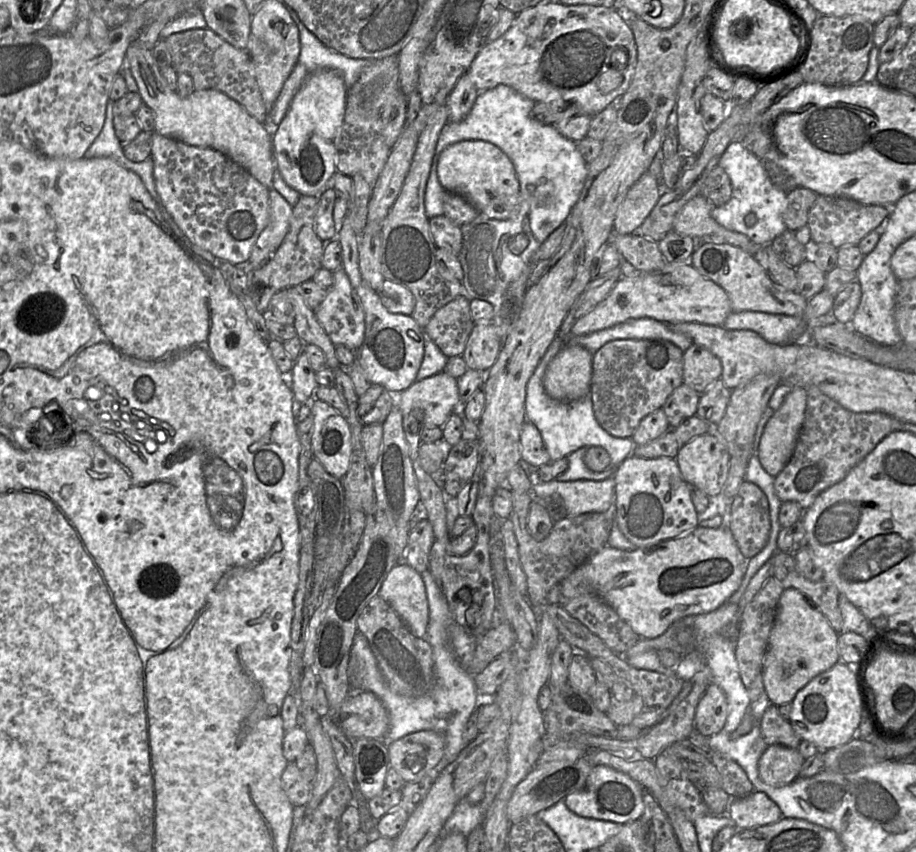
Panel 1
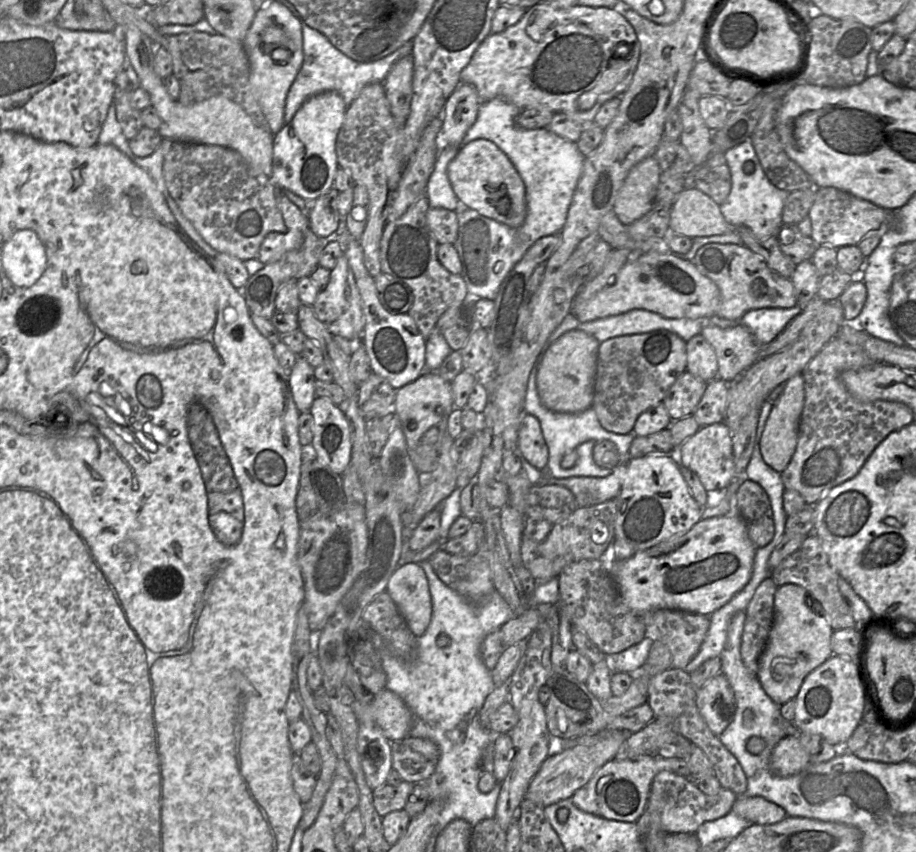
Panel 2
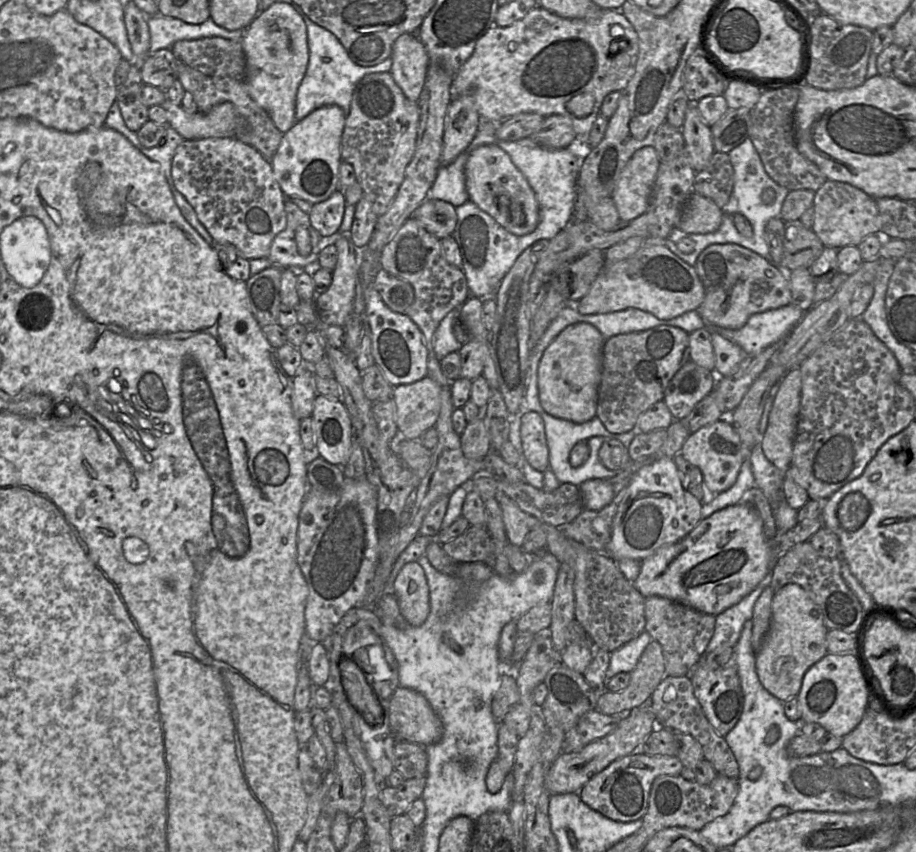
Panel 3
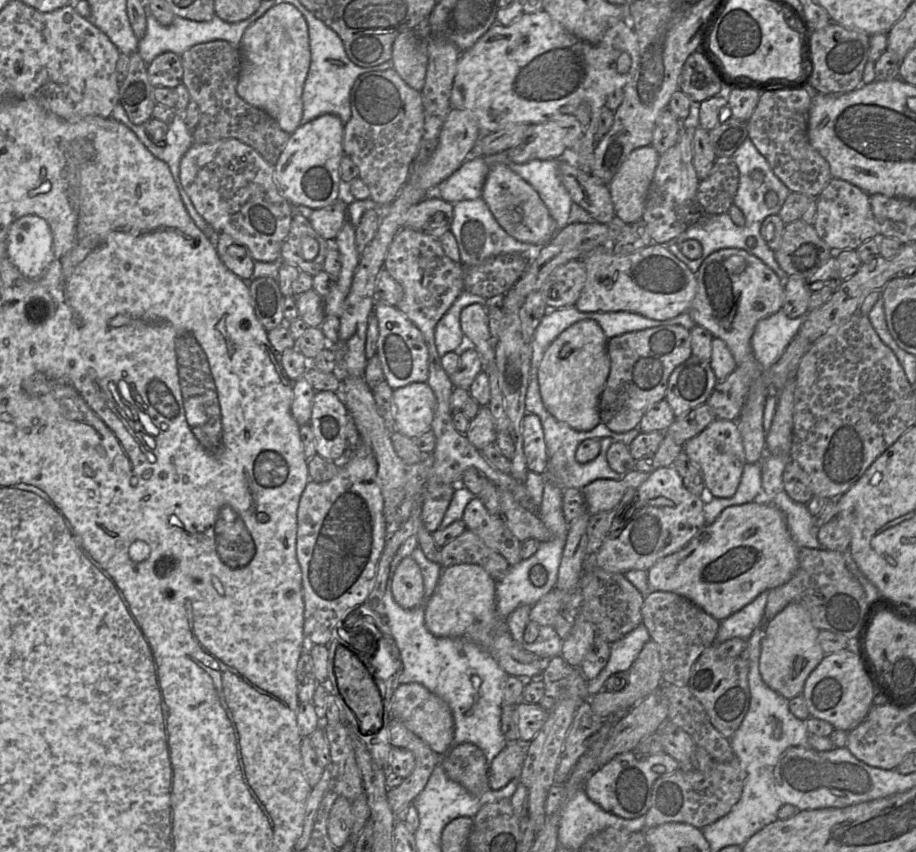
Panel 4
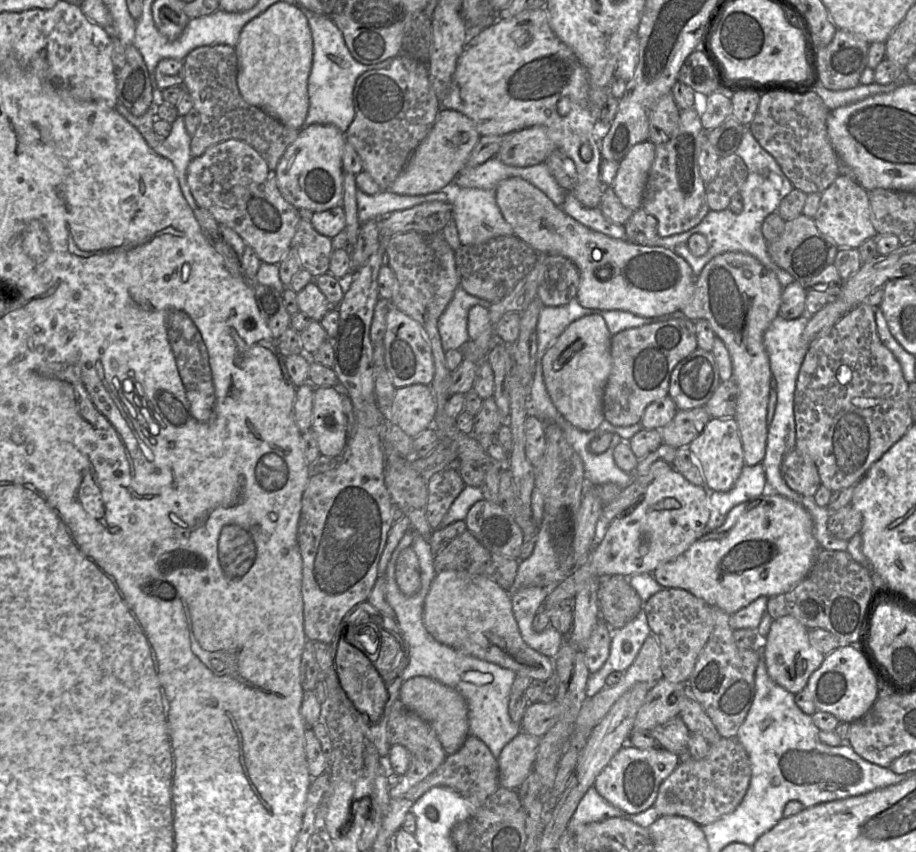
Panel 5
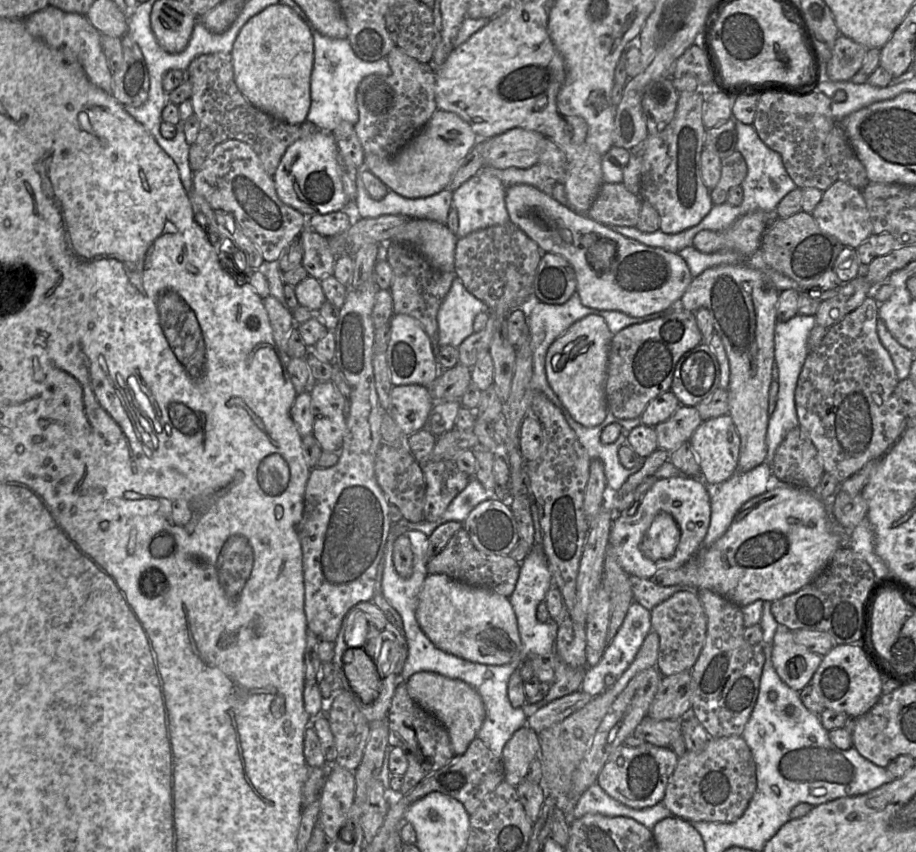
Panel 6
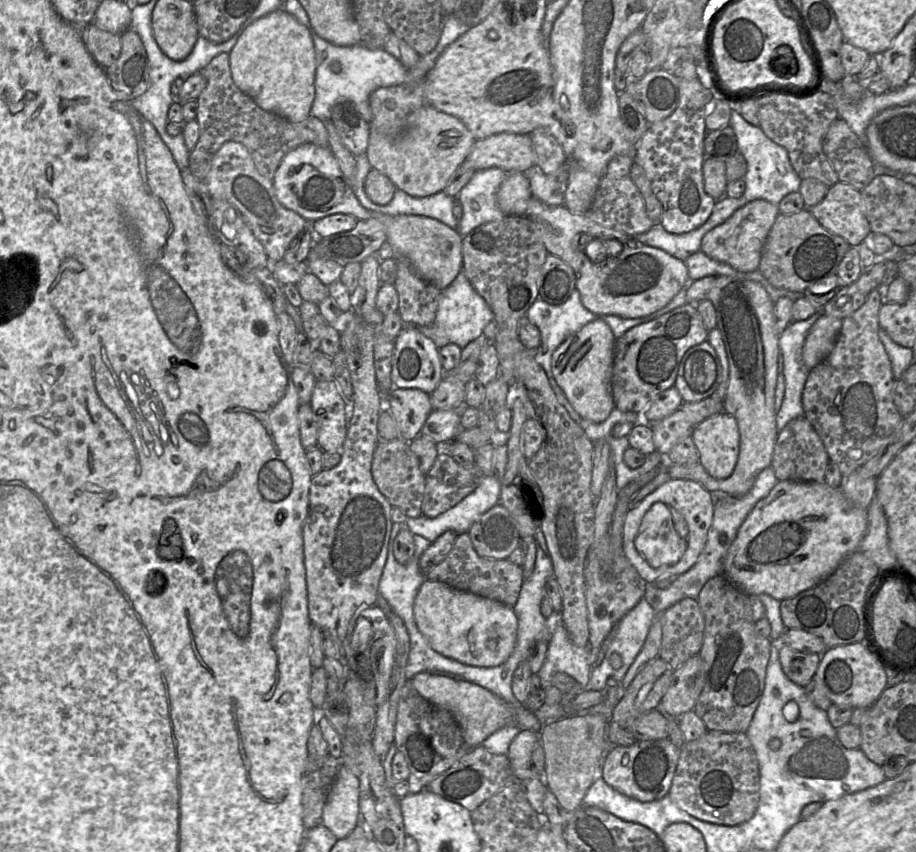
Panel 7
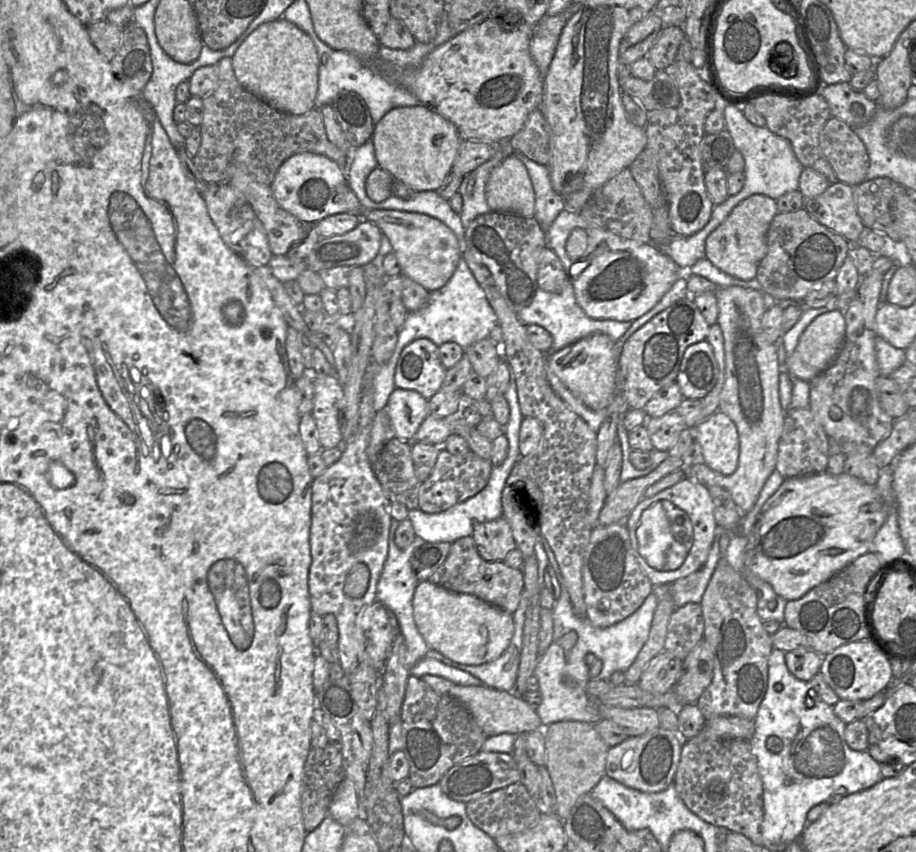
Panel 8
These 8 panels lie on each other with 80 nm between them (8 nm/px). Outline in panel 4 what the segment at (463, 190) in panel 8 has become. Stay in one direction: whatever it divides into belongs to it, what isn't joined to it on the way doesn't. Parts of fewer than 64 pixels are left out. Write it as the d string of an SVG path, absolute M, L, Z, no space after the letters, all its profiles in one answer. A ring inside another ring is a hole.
M480 197L474 200L462 200L454 203L453 220L450 227L456 238L462 266L478 265L483 261L508 253L532 256L535 246L510 236L496 221L485 201Z

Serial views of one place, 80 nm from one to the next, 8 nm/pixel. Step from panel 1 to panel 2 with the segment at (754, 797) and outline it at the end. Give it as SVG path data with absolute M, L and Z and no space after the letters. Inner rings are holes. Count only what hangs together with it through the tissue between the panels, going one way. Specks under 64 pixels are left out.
M738 796L731 811L752 824L761 825L775 824L787 817L782 807L760 796Z

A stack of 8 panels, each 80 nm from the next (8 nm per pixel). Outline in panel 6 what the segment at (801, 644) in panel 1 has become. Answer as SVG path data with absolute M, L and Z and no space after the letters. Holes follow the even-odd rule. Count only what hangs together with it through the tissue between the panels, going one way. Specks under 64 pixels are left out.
M783 625L777 628L772 642L772 663L781 680L800 692L810 684L822 657L794 641L794 633Z

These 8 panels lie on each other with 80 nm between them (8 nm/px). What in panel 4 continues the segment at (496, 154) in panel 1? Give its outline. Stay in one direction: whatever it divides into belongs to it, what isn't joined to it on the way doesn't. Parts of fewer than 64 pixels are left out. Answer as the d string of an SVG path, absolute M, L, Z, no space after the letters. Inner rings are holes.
M502 163L493 164L482 188L481 198L498 224L513 238L540 248L558 232L554 220L537 191Z

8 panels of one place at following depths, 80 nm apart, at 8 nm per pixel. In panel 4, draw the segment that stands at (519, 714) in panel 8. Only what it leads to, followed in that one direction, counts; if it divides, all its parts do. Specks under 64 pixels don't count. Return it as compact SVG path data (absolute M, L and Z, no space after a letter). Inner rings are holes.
M417 682L400 684L390 702L390 716L424 740L433 751L445 755L453 746L454 720L448 704Z

